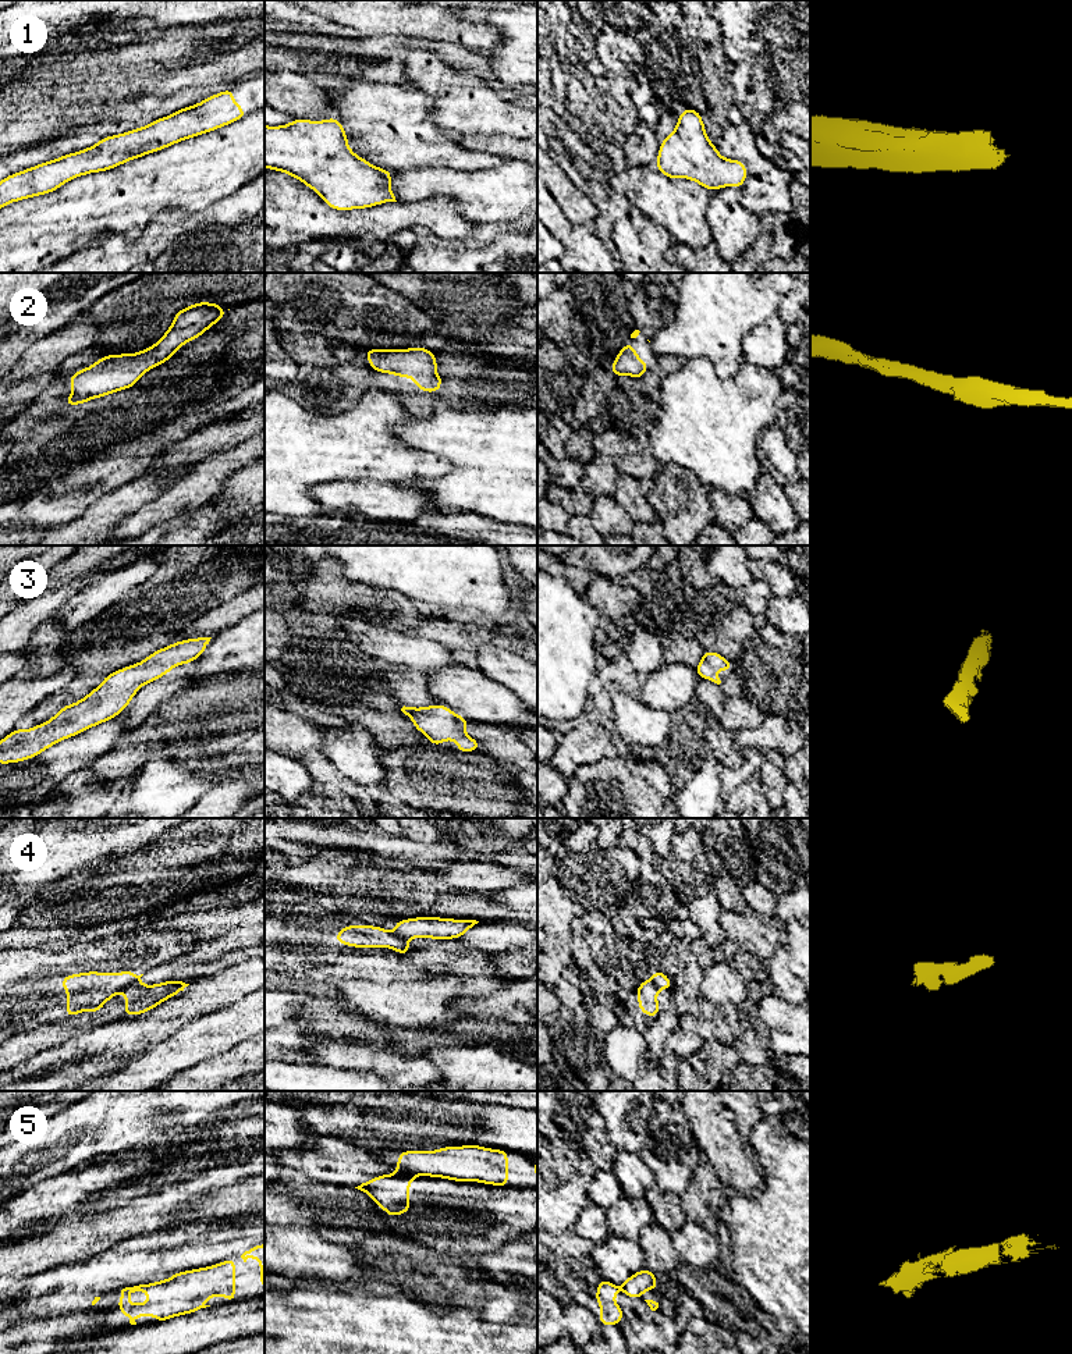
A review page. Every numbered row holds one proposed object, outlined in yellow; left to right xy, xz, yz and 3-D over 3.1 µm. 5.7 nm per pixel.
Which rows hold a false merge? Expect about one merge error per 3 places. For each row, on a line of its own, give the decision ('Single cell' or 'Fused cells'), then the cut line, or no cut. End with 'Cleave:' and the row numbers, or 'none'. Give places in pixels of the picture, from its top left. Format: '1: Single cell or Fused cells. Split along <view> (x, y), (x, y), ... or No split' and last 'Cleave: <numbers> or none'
1: Single cell. No split
2: Single cell. No split
3: Single cell. No split
4: Fused cells. Split along xy (138, 980), (127, 984), (120, 991)
5: Fused cells. Split along xz (398, 1171), (418, 1175)
Cleave: 4, 5

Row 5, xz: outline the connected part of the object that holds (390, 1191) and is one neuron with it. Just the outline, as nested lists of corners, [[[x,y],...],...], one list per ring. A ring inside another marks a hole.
[[[408,1172],[380,1174],[355,1188],[368,1194],[388,1216],[402,1216],[411,1208],[408,1191],[411,1188],[411,1180],[415,1177],[418,1174]]]

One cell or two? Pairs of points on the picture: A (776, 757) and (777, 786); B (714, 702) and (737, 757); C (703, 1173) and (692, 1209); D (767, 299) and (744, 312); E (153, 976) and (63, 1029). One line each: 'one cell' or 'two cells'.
A: one cell
B: two cells
C: one cell
D: one cell
E: one cell

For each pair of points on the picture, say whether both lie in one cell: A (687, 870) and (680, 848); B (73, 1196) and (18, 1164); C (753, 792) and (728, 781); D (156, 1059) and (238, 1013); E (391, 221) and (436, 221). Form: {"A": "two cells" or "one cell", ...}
{"A": "one cell", "B": "two cells", "C": "two cells", "D": "one cell", "E": "one cell"}

